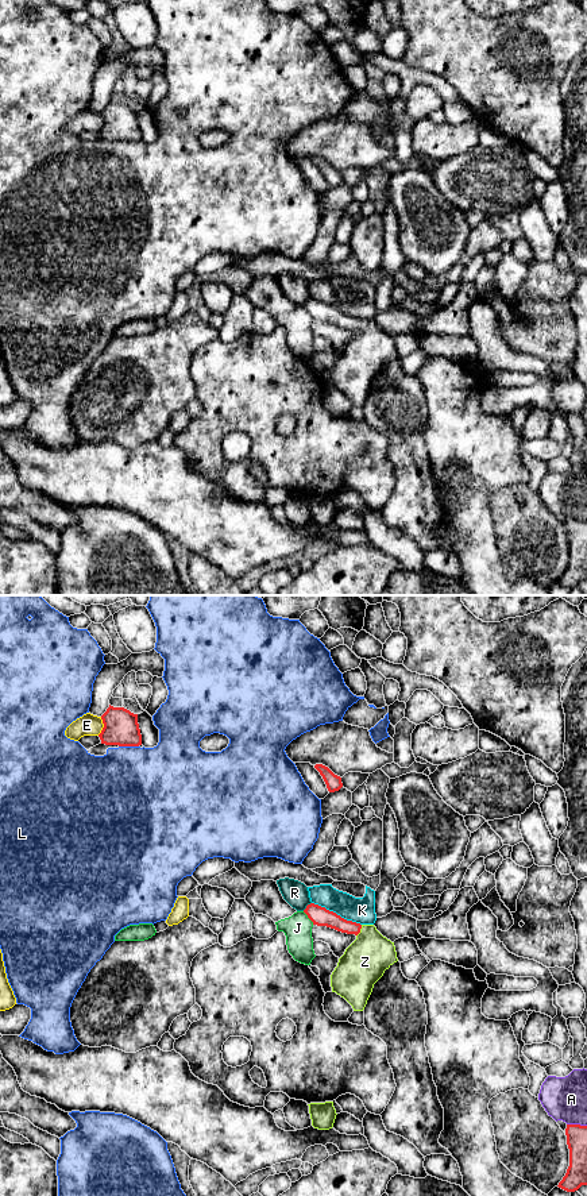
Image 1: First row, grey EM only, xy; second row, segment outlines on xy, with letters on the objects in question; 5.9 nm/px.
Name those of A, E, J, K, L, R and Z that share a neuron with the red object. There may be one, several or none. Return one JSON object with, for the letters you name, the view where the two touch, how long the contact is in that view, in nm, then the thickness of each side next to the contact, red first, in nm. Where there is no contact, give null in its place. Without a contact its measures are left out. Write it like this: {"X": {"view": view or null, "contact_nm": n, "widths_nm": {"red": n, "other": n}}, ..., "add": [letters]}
{"Z": {"view": "xy", "contact_nm": 80, "widths_nm": {"red": 110, "other": 260}}, "add": ["Z"]}

